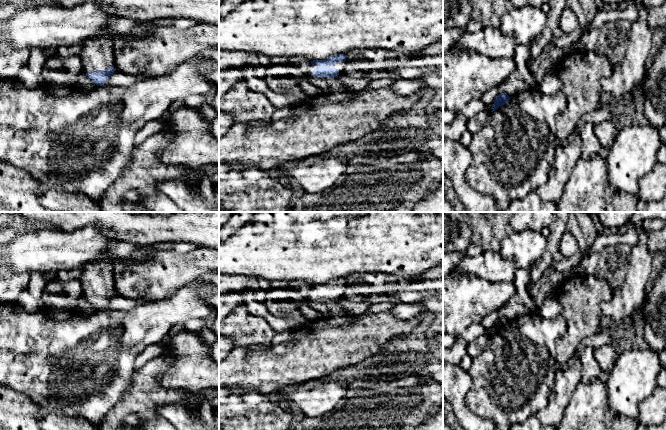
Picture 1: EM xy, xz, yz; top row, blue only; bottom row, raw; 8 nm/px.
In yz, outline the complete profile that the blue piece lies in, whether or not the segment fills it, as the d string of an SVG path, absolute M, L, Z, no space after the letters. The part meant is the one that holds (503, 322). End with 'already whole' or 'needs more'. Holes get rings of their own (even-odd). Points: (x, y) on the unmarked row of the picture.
M506 317L499 318L494 324L494 333L491 335L497 334L500 330L508 328L510 321Z; already whole

